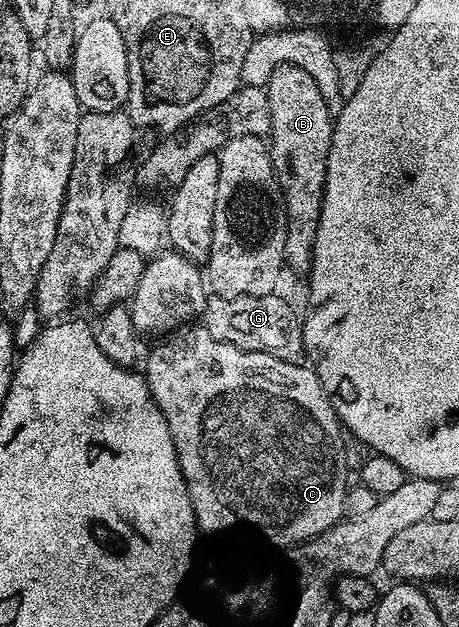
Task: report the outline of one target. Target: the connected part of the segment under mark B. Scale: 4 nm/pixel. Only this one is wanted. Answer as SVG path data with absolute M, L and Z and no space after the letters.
M282 64L274 68L264 89L271 113L269 154L283 192L287 214L286 241L283 245L285 267L309 273L312 267L314 237L324 199L325 168L332 139L333 117L310 72L297 65Z

